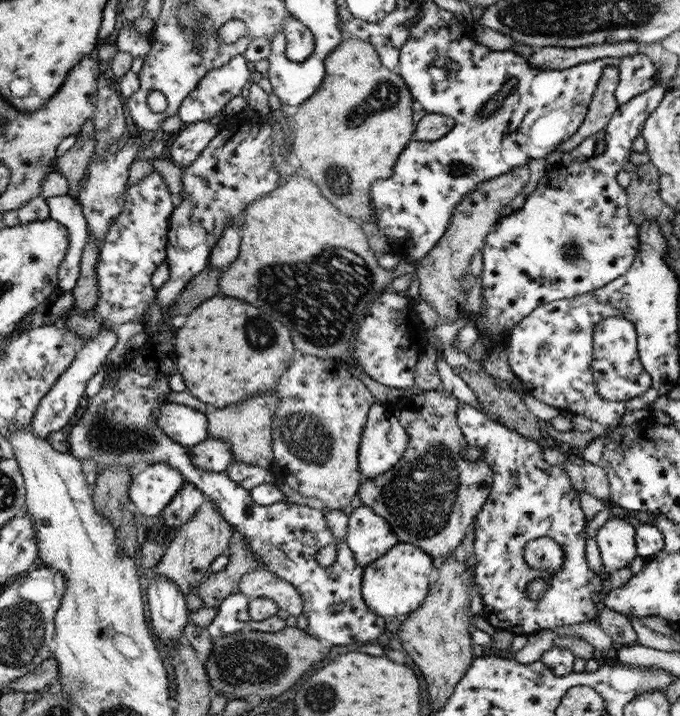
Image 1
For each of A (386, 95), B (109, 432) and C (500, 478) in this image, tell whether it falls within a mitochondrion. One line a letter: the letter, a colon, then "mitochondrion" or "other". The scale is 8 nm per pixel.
A: mitochondrion
B: mitochondrion
C: other

